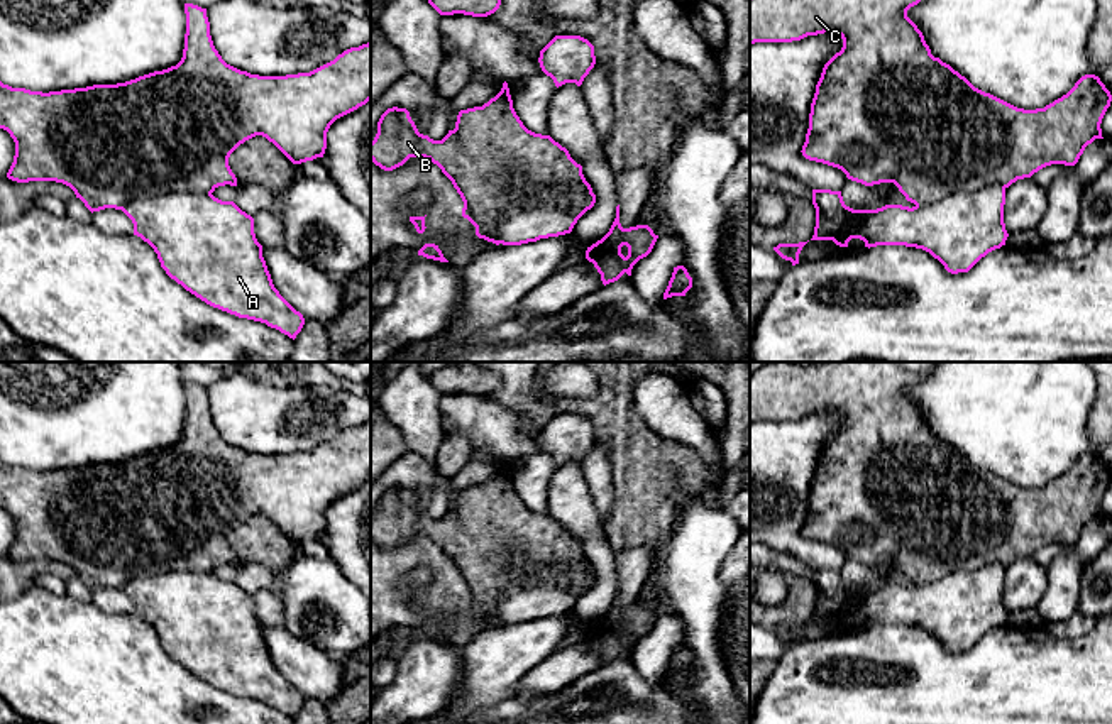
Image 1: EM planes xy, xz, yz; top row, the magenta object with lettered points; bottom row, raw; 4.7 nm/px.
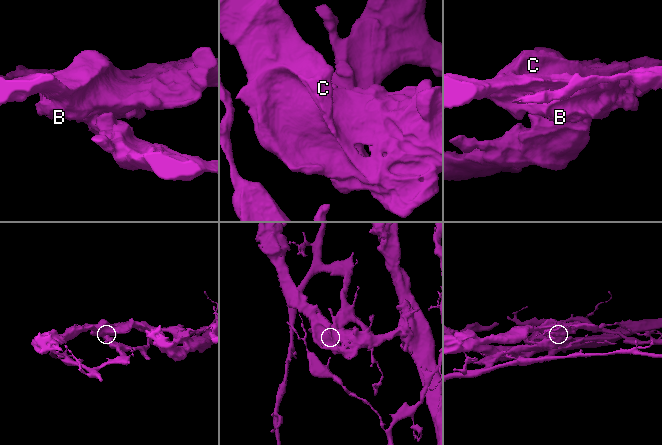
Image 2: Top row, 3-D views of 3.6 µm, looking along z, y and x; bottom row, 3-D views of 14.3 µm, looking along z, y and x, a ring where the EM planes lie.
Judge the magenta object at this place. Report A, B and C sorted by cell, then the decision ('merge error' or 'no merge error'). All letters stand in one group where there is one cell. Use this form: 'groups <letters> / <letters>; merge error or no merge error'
groups A / B C; merge error

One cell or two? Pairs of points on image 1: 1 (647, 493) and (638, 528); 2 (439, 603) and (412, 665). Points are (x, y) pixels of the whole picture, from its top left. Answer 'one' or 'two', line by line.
1: one
2: two

